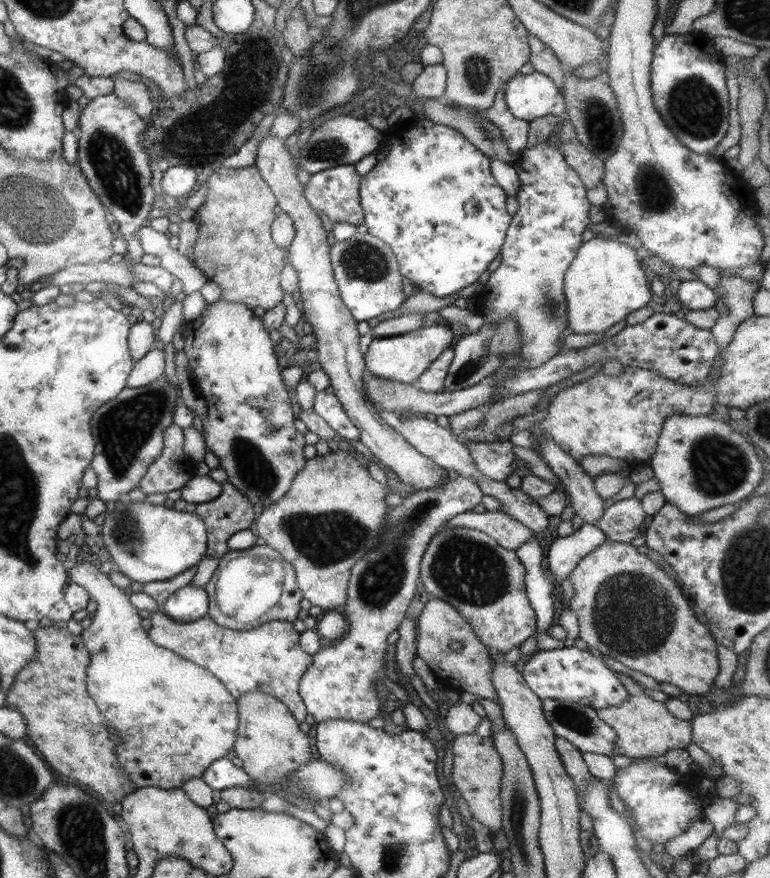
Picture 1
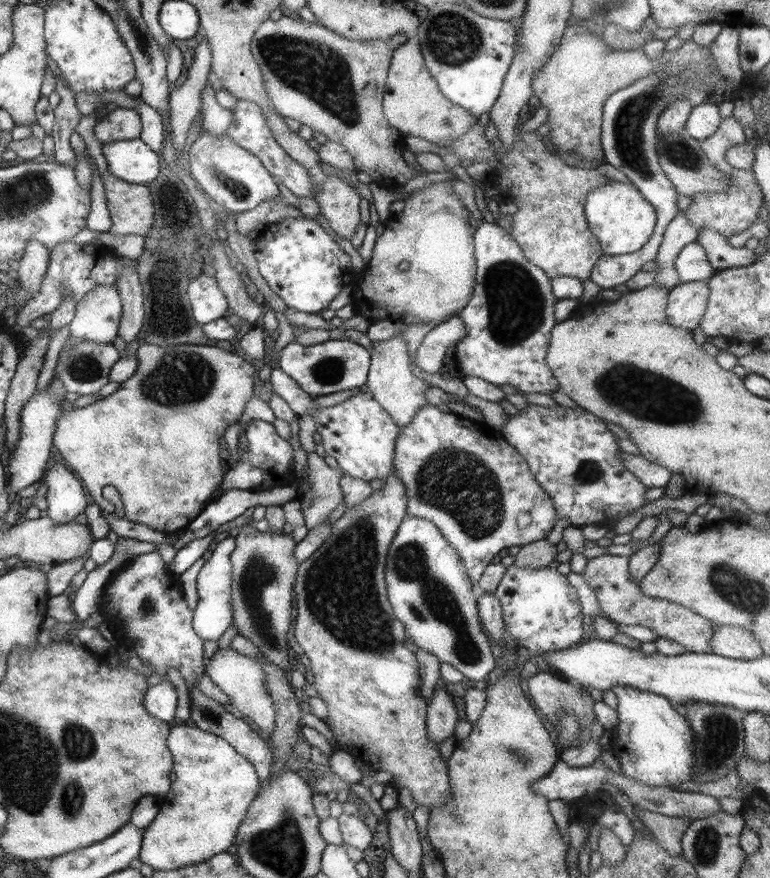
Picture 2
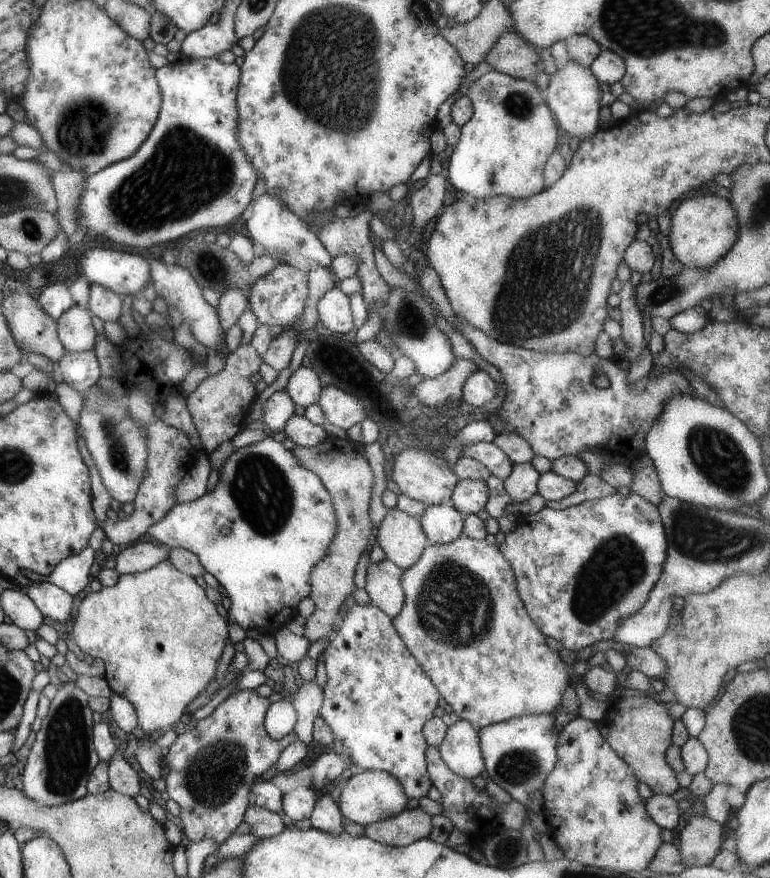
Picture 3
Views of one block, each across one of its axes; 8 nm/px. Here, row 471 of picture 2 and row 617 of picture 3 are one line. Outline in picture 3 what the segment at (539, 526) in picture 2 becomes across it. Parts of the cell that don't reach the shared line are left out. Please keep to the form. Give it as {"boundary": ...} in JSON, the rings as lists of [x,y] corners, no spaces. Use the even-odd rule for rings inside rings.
{"boundary":[[[462,533],[447,544],[428,543],[423,548],[421,556],[418,556],[417,562],[403,571],[400,582],[404,594],[403,608],[395,618],[392,618],[393,628],[397,631],[399,638],[411,653],[411,656],[419,663],[431,684],[437,689],[439,696],[452,708],[458,718],[469,722],[473,728],[478,729],[517,716],[552,713],[558,707],[563,690],[567,687],[568,676],[565,668],[568,666],[561,661],[555,651],[547,647],[545,636],[533,624],[533,620],[529,618],[529,614],[523,608],[517,594],[513,570],[511,570],[509,562],[503,558],[497,546],[485,540],[473,540]]]}

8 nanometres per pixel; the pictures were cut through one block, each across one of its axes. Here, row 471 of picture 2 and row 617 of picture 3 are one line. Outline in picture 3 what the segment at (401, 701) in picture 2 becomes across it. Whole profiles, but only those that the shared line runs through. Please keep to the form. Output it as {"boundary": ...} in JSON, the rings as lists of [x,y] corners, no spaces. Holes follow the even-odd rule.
{"boundary":[[[385,558],[366,567],[364,590],[372,605],[389,618],[395,618],[403,608],[401,574],[403,571]]]}

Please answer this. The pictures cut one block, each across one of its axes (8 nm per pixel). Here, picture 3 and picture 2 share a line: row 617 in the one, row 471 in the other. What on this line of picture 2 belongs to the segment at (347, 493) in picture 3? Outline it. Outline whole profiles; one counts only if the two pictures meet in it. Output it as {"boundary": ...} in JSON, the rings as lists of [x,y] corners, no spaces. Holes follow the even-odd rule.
{"boundary":[[[311,452],[306,456],[307,481],[310,490],[297,497],[305,528],[309,531],[321,525],[323,519],[343,501],[339,487],[341,473],[331,469],[323,457]]]}

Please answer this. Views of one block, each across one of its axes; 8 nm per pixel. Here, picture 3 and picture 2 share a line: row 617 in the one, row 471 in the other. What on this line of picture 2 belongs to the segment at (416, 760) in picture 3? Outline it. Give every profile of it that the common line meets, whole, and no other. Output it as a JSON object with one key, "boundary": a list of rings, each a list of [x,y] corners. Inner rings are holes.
{"boundary":[[[278,366],[268,371],[268,381],[272,392],[279,395],[296,416],[309,414],[315,422],[317,434],[327,456],[335,458],[337,470],[341,474],[369,482],[374,478],[385,479],[393,467],[395,439],[399,434],[397,424],[381,408],[369,391],[357,393],[339,404],[317,407],[312,396],[301,390]]]}

